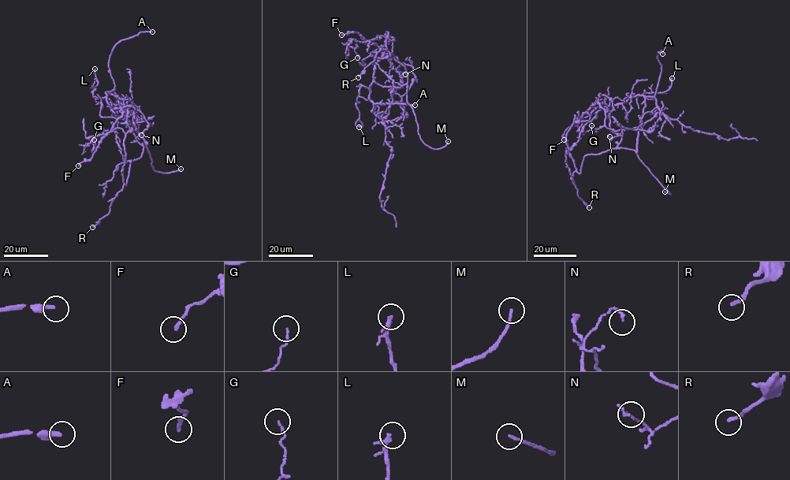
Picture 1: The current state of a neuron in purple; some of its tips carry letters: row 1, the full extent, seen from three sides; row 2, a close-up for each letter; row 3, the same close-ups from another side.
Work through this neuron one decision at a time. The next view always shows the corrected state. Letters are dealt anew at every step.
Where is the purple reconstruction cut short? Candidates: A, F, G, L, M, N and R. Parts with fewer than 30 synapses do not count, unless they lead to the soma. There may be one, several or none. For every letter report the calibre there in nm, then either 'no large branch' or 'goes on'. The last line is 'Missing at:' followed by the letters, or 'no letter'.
A: calibre 320 nm; goes on
F: calibre 190 nm; no large branch
G: calibre 110 nm; no large branch
L: calibre 170 nm; no large branch
M: calibre 130 nm; goes on
N: calibre 130 nm; no large branch
R: calibre 190 nm; no large branch
Missing at: A, M

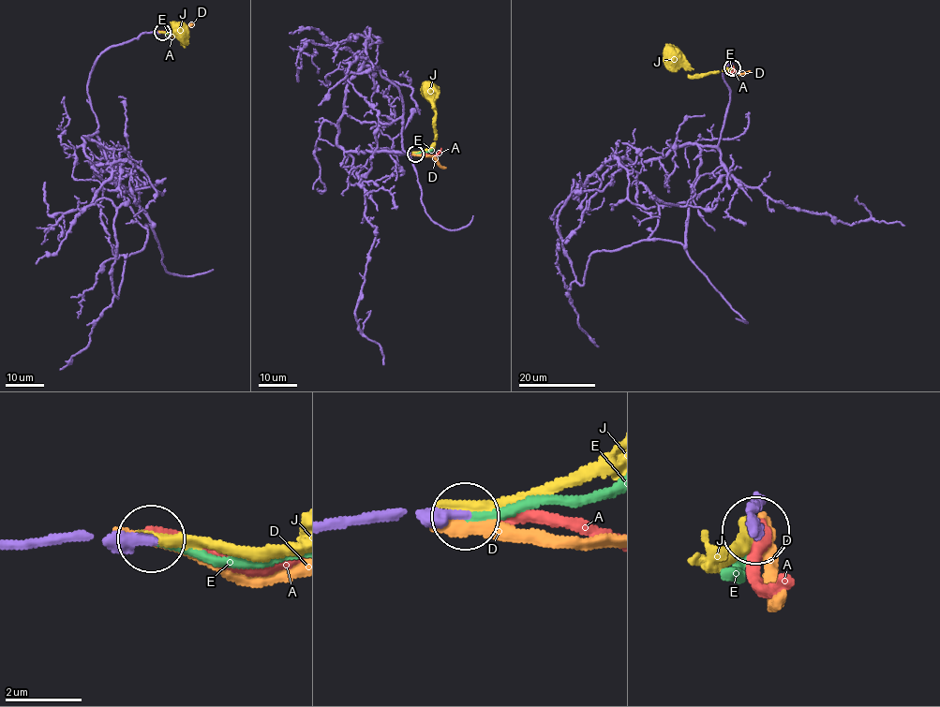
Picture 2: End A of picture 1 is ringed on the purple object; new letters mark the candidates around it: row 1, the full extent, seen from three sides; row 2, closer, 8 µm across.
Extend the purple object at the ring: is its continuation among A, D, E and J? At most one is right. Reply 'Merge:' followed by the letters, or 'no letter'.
Merge: E

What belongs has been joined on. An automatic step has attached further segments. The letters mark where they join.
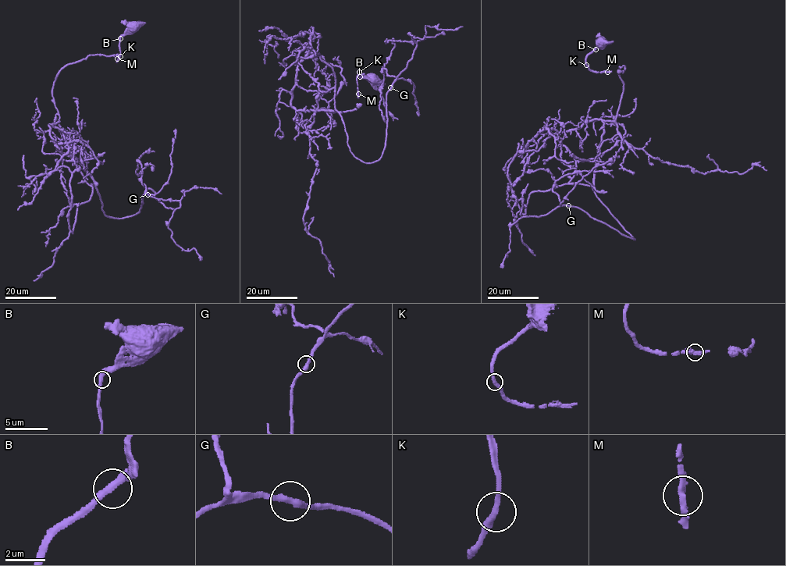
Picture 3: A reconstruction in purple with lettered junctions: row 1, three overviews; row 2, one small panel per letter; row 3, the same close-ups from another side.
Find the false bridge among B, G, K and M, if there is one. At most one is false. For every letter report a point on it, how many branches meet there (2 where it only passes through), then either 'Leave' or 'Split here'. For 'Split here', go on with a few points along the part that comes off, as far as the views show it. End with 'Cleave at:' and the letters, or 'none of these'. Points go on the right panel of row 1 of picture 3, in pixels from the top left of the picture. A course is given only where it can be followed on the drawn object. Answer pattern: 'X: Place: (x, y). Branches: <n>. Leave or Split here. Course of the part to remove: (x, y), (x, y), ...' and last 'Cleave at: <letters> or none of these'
B: Place: (595, 49). Branches: 2. Leave
G: Place: (568, 205). Branches: 2. Leave
K: Place: (586, 65). Branches: 2. Leave
M: Place: (607, 72). Branches: 2. Leave
Cleave at: none of these

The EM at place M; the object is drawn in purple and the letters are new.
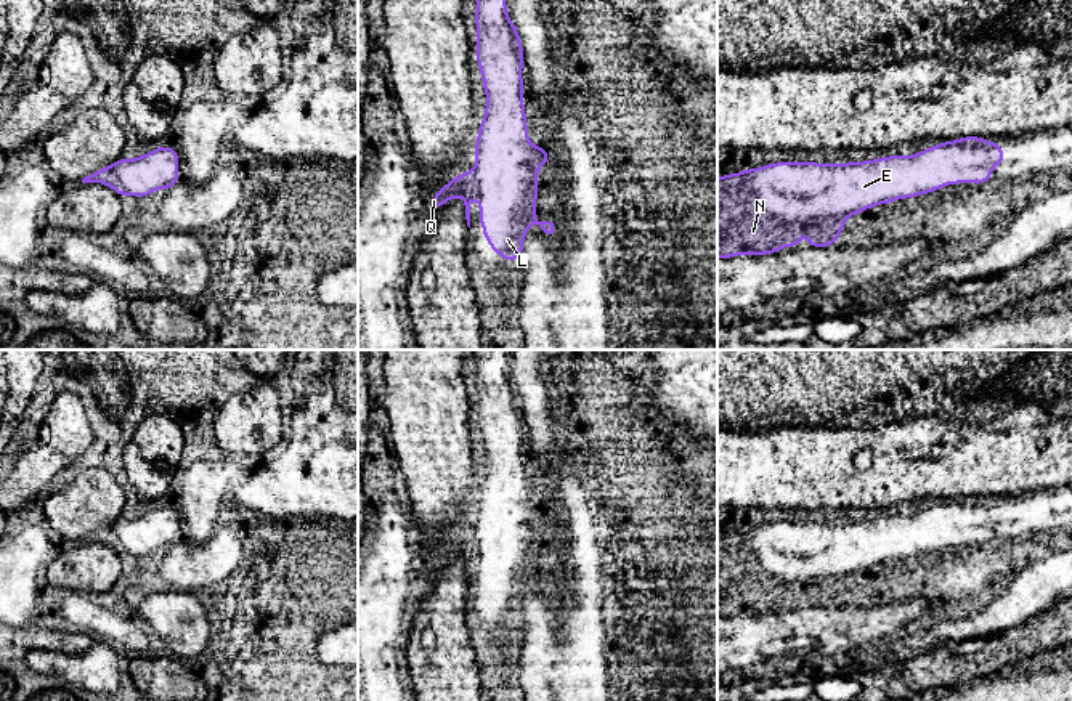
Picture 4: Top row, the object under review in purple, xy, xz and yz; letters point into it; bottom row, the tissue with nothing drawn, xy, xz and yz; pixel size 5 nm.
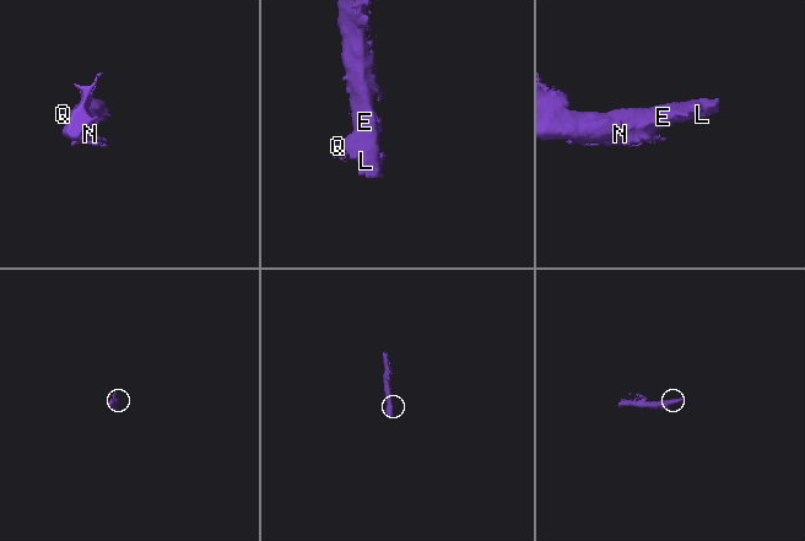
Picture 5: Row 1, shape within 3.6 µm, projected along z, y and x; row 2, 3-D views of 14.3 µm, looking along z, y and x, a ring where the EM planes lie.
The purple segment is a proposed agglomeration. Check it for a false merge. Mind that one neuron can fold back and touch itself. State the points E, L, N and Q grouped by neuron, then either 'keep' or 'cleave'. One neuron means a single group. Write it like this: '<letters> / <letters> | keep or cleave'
E L N Q | keep

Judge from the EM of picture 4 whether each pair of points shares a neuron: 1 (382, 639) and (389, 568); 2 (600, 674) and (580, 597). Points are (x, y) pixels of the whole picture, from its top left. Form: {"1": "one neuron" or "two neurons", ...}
{"1": "one neuron", "2": "one neuron"}

